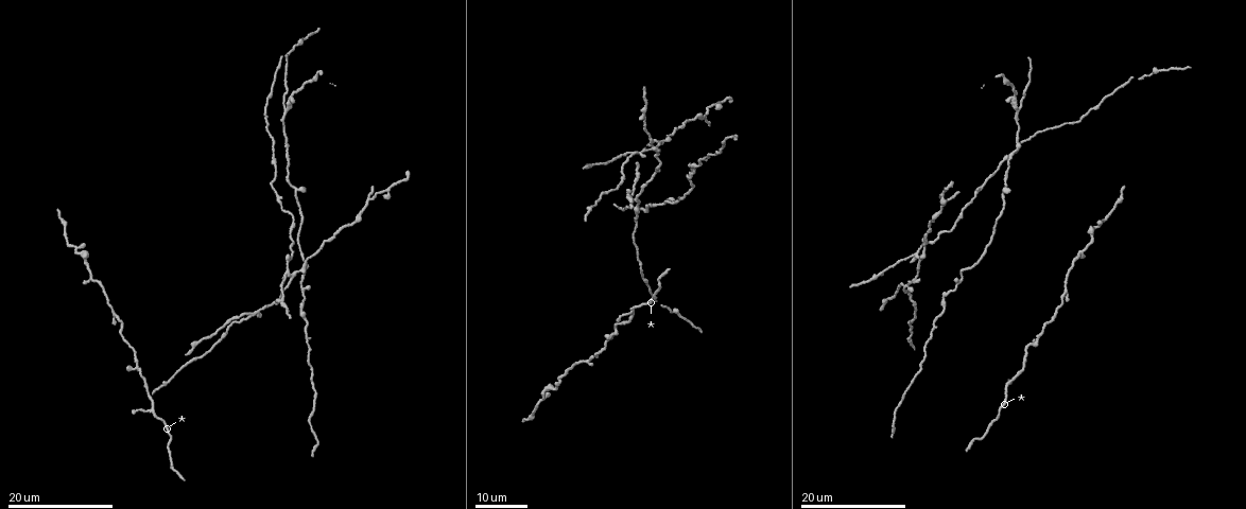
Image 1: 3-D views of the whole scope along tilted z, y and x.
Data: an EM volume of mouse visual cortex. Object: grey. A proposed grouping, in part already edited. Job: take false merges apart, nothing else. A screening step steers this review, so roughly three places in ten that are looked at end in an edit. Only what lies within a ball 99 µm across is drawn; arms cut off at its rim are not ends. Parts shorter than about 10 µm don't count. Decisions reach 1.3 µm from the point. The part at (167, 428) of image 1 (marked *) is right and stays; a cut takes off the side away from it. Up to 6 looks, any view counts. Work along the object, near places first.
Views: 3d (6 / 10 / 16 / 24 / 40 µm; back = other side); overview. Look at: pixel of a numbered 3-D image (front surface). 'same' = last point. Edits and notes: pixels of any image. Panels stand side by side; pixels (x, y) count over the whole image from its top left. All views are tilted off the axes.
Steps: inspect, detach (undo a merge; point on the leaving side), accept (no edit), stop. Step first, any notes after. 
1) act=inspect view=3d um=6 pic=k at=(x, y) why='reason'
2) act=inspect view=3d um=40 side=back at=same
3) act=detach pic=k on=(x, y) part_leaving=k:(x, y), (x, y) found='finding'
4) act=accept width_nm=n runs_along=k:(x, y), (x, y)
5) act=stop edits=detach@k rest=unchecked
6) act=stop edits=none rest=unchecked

act=inspect view=3d um=16 pic=1 at=(1008, 384) why='three-way junction'

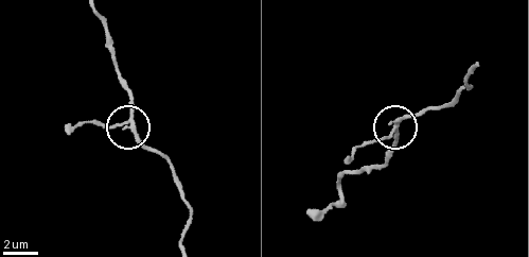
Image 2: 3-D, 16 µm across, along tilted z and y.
act=inspect view=3d um=6 pic=2 at=(134, 131)

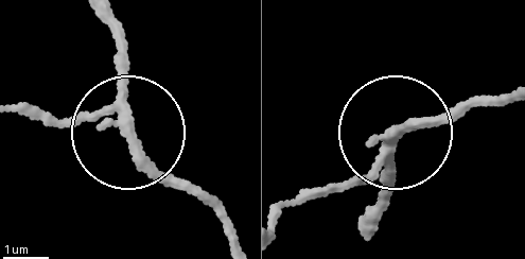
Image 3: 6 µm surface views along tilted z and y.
act=inspect view=3d um=6 side=back pic=3 at=(128, 130) why='from behind'

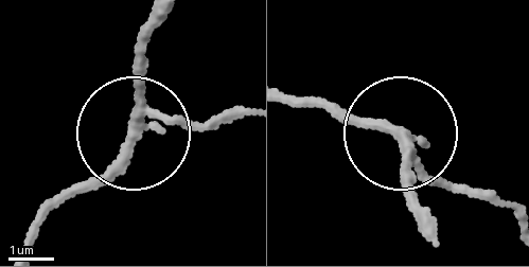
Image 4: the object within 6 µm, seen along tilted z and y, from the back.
act=accept runs_along=4:(32, 245), (142, 117), (146, 40) found='continuous, no second cell'

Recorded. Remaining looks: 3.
act=inspect view=3d um=24 pic=1 at=(639, 210) why='arms run side by side'

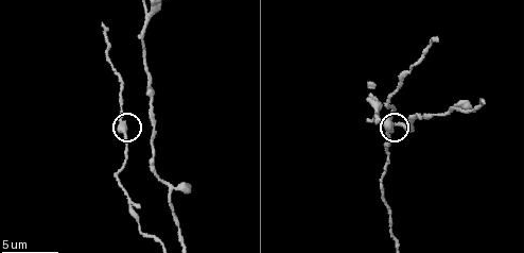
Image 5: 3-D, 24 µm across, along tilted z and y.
act=inspect view=3d um=6 pic=5 at=(124, 123)

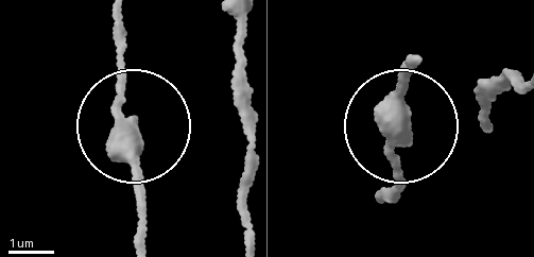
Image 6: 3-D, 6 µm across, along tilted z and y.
act=accept runs_along=6:(408, 56), (396, 198) found='one cell here'

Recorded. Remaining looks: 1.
act=stop edits=none rest=unchecked

